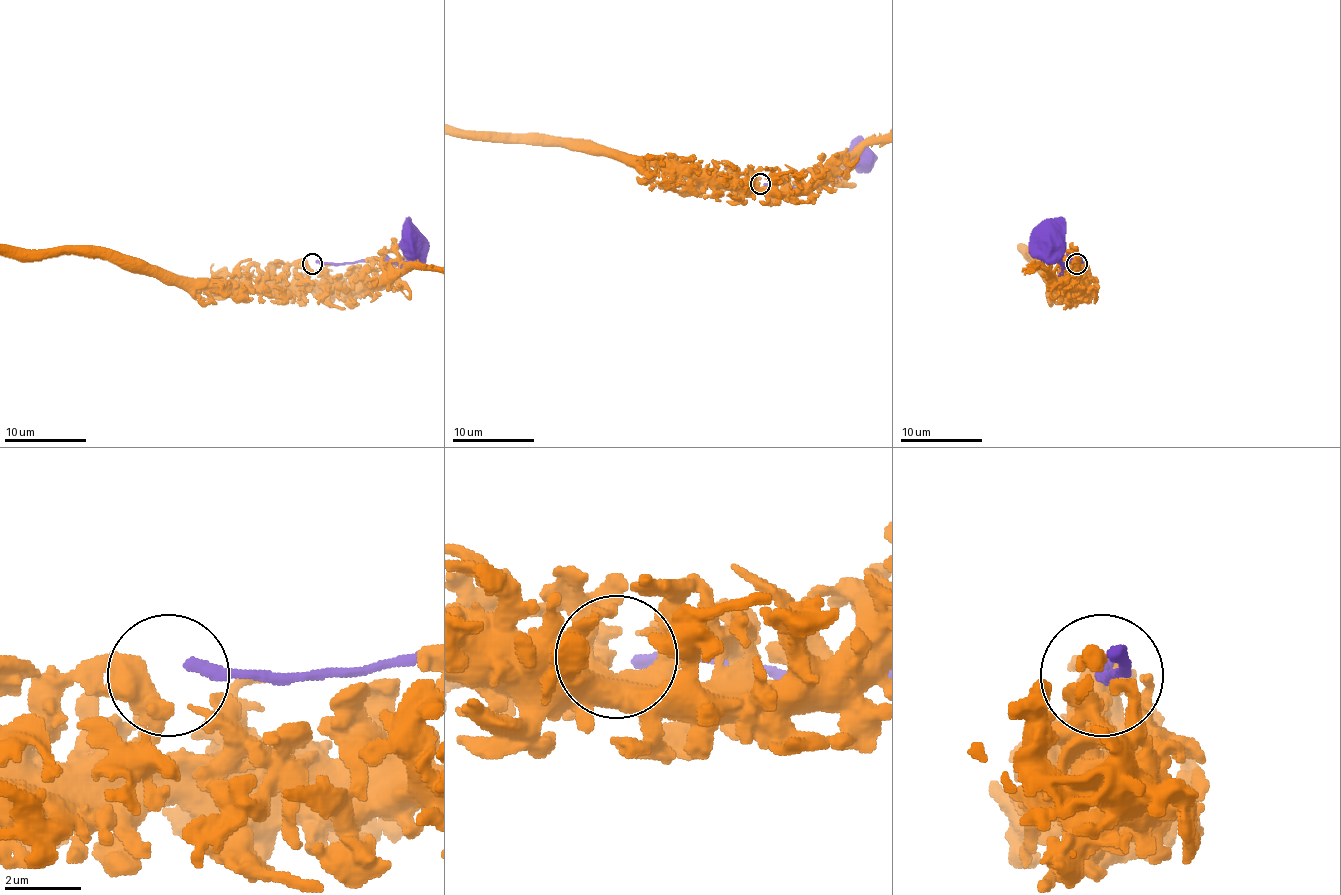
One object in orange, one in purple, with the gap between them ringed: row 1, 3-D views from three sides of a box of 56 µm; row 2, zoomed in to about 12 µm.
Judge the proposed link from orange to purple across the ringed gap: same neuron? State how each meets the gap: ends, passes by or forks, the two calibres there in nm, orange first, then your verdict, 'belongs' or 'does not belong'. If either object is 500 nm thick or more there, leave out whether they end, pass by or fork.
orange forks | purple ends | 480/320 nm | does not belong

